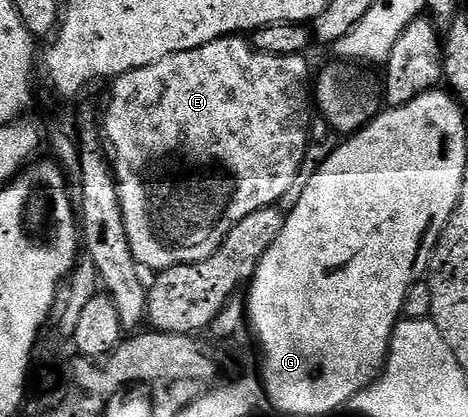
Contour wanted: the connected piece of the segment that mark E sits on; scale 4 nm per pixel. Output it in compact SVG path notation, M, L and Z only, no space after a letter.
M232 35L213 43L205 43L193 51L174 53L157 63L114 78L112 85L115 86L112 87L111 98L107 101L107 114L103 121L101 117L101 133L113 158L113 172L119 184L119 198L131 250L144 270L162 271L169 267L204 261L219 249L232 225L245 219L245 215L253 215L258 209L274 206L290 191L291 184L303 165L303 156L307 153L307 132L311 129L313 69L311 73L307 59L303 55L265 55L257 51L246 36Z

